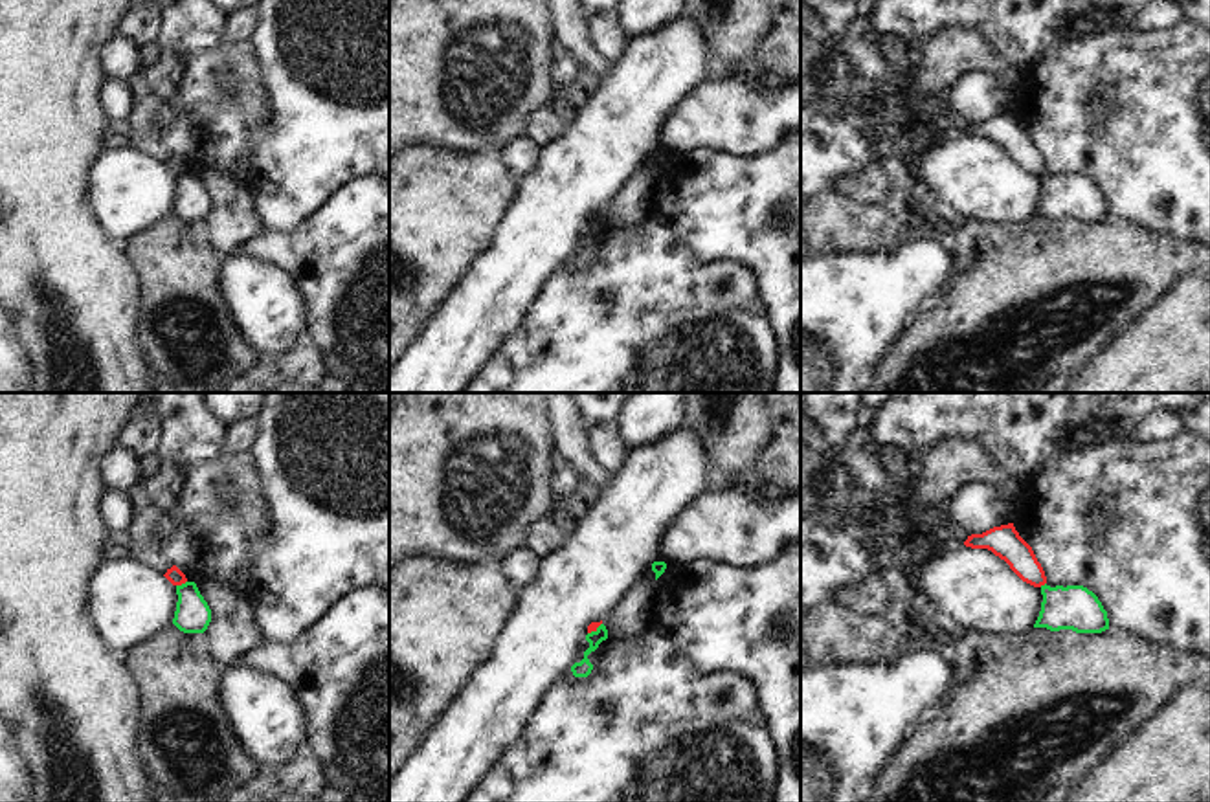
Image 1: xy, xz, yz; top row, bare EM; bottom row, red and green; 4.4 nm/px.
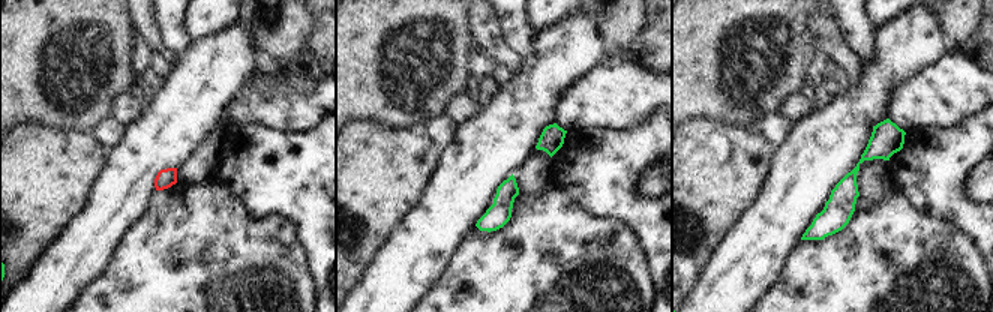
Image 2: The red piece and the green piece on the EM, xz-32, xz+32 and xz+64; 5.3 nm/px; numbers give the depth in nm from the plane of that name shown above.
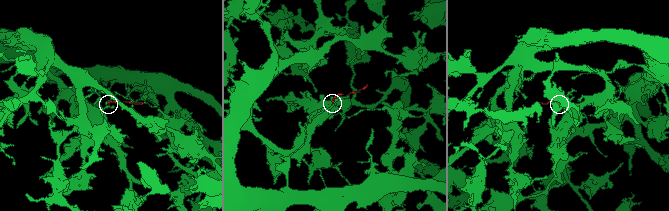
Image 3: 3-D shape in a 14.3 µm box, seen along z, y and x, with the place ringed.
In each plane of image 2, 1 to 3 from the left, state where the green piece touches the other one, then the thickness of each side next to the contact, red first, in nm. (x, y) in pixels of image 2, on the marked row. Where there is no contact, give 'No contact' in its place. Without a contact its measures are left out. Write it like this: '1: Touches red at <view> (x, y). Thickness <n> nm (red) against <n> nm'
1: No contact
2: No contact
3: No contact.

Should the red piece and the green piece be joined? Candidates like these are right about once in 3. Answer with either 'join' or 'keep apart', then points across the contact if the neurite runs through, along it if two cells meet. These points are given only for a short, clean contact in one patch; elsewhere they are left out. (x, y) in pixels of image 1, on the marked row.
keep apart; border along xy (186, 580), (177, 586)

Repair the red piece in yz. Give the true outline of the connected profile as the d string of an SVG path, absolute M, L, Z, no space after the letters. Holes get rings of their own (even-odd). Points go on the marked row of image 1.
M1014 523L993 527L982 534L971 534L964 541L971 549L988 549L1026 584L1041 587L1047 584L1045 571L1032 547L1019 536Z

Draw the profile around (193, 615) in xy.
M195 582L176 585L176 611L173 624L184 633L204 633L211 622L211 609Z

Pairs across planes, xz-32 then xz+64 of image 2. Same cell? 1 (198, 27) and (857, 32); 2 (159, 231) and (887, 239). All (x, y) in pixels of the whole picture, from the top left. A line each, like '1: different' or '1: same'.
1: different
2: same

